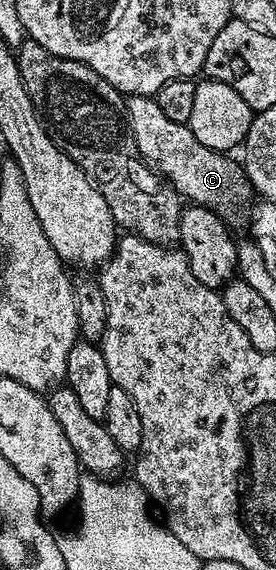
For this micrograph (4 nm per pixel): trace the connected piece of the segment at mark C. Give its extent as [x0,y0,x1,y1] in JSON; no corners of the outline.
[125,97,253,219]

